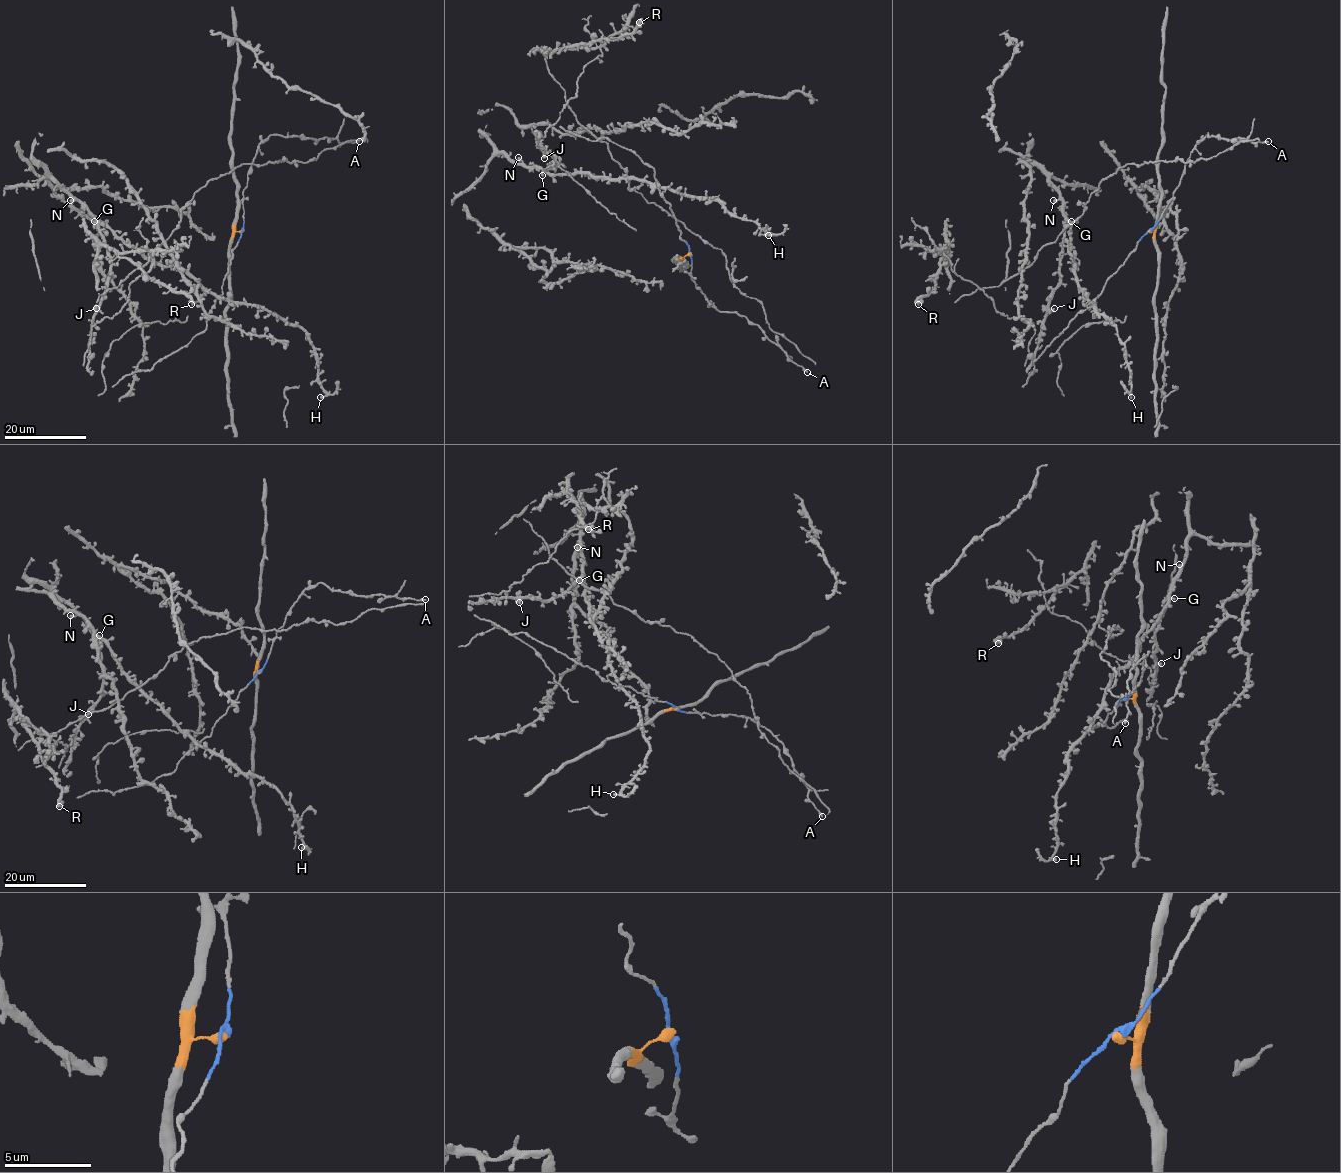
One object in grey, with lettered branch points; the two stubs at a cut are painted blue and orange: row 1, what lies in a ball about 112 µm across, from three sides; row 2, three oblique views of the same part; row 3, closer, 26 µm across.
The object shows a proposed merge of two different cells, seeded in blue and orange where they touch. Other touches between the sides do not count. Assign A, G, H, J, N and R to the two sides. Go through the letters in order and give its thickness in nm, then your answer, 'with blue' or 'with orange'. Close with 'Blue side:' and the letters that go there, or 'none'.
A: 260 nm | with blue
G: 240 nm | with blue
H: 340 nm | with blue
J: 400 nm | with blue
N: 460 nm | with blue
R: 130 nm | with blue
Blue side: A, G, H, J, N, R

